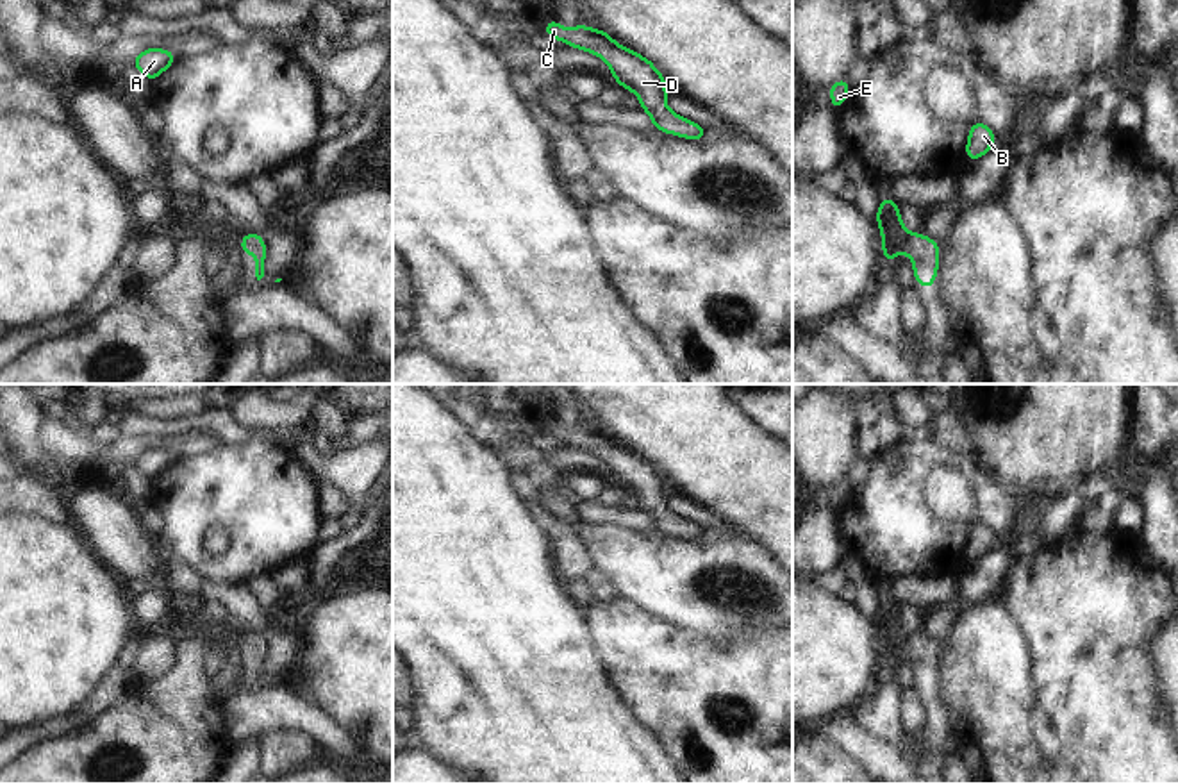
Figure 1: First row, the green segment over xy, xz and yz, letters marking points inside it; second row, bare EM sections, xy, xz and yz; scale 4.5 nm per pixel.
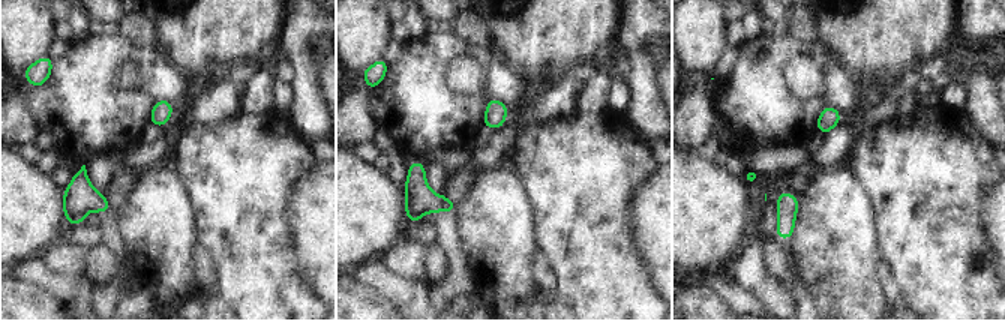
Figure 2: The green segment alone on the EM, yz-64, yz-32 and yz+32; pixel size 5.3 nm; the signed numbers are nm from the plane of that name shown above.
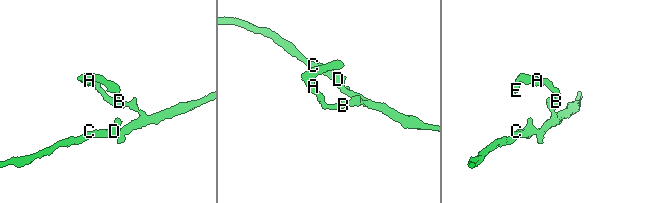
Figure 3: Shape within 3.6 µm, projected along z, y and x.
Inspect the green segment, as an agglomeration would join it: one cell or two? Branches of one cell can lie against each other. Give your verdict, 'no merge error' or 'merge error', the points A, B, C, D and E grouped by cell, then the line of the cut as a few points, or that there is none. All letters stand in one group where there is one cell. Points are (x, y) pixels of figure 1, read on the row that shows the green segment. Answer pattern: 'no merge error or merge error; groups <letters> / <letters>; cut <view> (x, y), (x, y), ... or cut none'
no merge error; groups A B C D E; cut none

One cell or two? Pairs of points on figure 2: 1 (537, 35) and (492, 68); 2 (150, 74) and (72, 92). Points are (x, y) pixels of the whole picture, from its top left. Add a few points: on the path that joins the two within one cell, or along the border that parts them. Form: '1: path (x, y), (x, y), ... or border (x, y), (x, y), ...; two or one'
1: border (491, 44), (515, 71); two
2: path (138, 93), (93, 93); one

